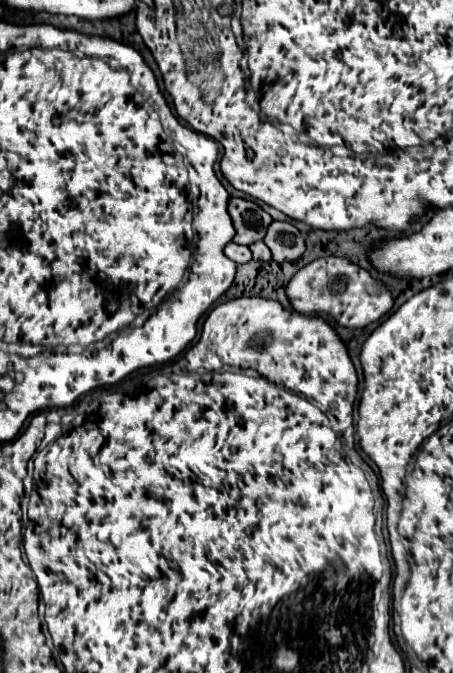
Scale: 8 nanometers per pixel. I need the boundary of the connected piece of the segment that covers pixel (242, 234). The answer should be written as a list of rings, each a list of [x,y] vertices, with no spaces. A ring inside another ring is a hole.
[[[230,198],[228,200],[228,214],[232,216],[236,236],[232,242],[236,244],[252,244],[264,238],[268,224],[272,222],[270,214],[266,214],[256,202],[244,198]]]

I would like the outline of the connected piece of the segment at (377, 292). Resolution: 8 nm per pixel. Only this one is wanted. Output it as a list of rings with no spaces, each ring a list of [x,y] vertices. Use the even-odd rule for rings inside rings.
[[[318,258],[300,268],[286,286],[286,296],[298,314],[328,314],[338,326],[364,328],[370,322],[380,320],[392,308],[390,290],[374,280],[364,268],[352,264],[346,258]]]

